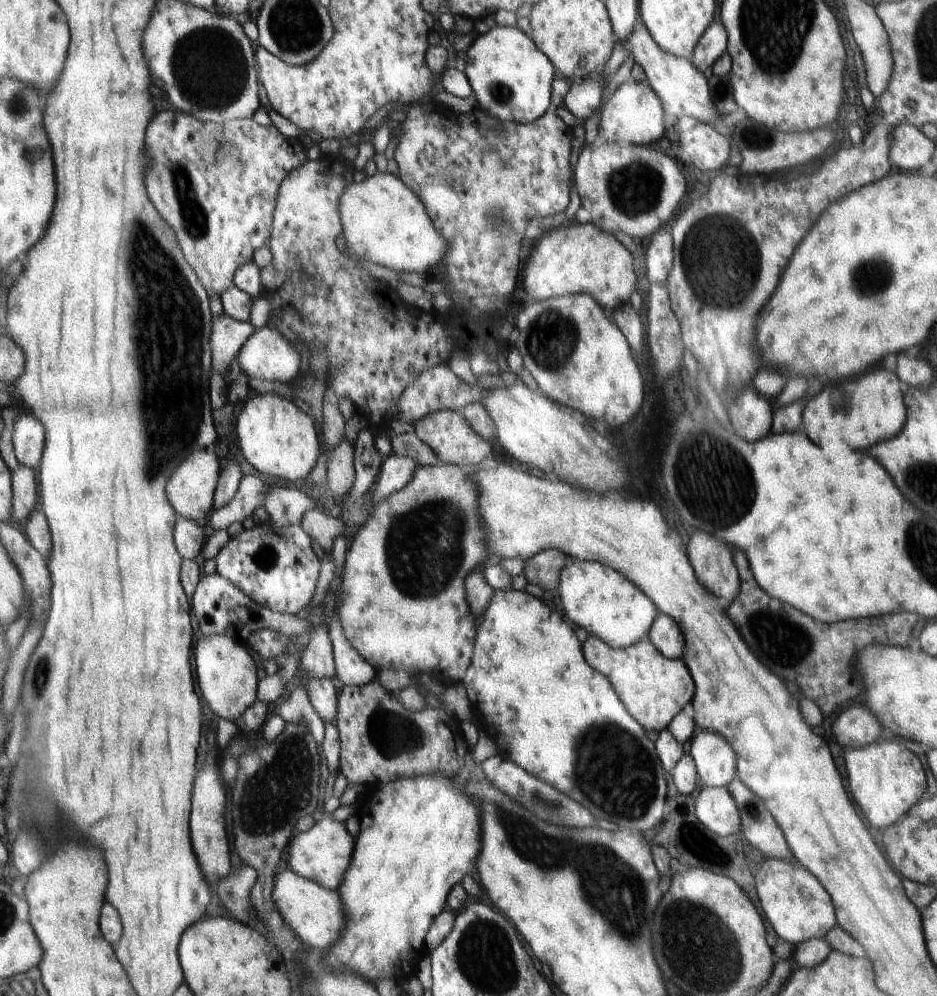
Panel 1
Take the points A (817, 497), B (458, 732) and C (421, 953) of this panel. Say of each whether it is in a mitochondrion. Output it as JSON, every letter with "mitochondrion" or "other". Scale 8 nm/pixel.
{"A":"other","B":"other","C":"other"}

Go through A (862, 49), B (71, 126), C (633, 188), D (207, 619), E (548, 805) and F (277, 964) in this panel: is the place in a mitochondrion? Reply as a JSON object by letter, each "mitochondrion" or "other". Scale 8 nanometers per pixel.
{"A":"other","B":"other","C":"mitochondrion","D":"other","E":"mitochondrion","F":"other"}

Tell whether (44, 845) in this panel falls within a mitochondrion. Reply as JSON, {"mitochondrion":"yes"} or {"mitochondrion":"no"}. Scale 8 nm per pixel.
{"mitochondrion":"yes"}

